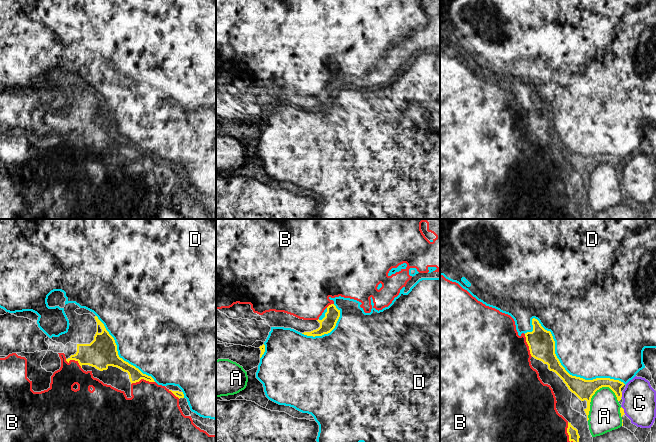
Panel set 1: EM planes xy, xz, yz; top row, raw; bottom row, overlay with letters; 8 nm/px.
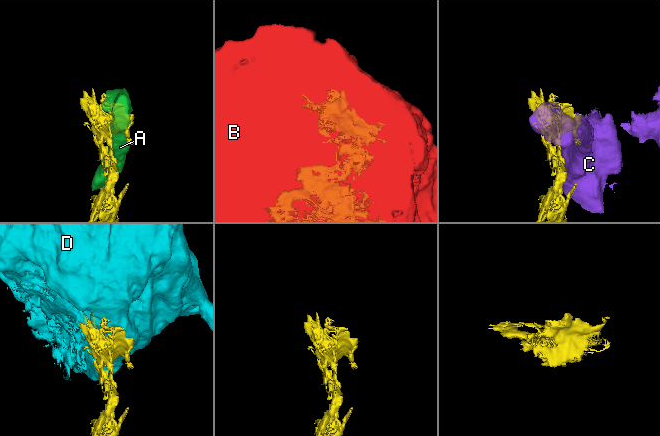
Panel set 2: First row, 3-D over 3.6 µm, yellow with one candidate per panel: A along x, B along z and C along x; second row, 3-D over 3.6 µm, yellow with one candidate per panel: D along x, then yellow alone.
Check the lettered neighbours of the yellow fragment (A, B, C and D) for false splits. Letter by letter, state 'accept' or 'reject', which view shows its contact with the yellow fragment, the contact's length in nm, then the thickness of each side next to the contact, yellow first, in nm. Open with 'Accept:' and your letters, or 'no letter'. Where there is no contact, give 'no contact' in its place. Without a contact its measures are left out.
Accept: B
A: reject; meets yellow in yz; contact 240 nm long; 160 nm thick on the yellow side, 260 nm on the other
B: accept; meets yellow in xy; contact 190 nm long; 110 nm thick on the yellow side, 380 nm on the other
C: reject; meets yellow in yz; contact 40 nm long; 110 nm thick on the yellow side, 280 nm on the other
D: reject; meets yellow in yz; contact 900 nm long; 180 nm thick on the yellow side, 480 nm on the other

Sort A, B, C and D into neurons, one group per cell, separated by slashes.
A / B / C / D

